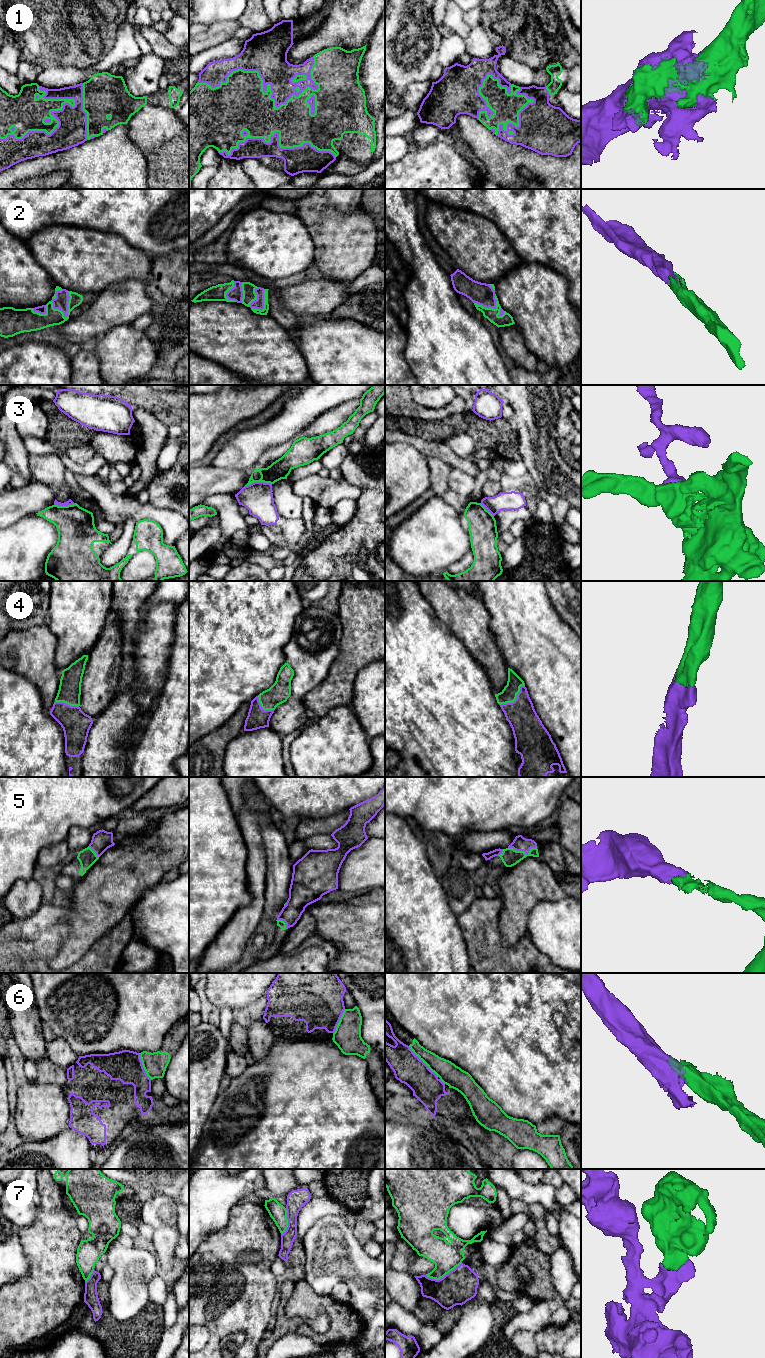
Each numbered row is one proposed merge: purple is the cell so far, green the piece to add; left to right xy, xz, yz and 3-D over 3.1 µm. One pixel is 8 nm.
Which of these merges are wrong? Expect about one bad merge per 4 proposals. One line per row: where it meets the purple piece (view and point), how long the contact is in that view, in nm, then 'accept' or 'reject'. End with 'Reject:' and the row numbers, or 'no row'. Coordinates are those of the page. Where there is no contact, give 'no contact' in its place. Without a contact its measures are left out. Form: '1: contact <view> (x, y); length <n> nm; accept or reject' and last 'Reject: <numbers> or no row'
1: contact xz (263, 86); length 1000 nm; accept
2: contact xy (53, 306); length 240 nm; accept
3: contact xz (257, 482); length 220 nm; reject
4: contact yz (516, 699); length 260 nm; accept
5: contact yz (522, 850); length 240 nm; accept
6: contact yz (423, 1062); length 340 nm; reject
7: contact yz (444, 1276); length 320 nm; reject
Reject: 3, 6, 7

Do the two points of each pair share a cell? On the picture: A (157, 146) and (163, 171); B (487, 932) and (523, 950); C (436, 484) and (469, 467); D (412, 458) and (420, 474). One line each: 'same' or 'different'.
A: same
B: same
C: different
D: same

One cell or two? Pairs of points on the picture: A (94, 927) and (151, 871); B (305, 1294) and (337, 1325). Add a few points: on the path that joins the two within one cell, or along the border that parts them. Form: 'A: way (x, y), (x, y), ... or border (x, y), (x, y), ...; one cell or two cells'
A: way (107, 912), (136, 883); one cell
B: way (315, 1302), (323, 1302), (336, 1315); one cell

